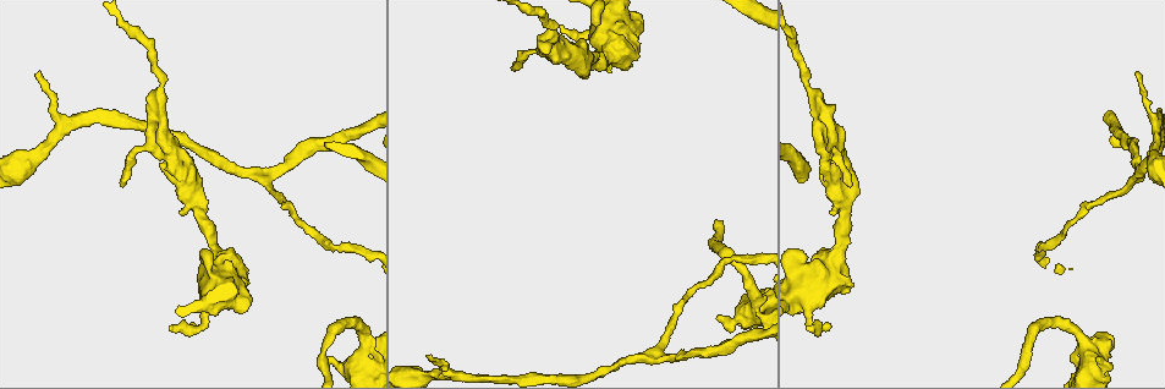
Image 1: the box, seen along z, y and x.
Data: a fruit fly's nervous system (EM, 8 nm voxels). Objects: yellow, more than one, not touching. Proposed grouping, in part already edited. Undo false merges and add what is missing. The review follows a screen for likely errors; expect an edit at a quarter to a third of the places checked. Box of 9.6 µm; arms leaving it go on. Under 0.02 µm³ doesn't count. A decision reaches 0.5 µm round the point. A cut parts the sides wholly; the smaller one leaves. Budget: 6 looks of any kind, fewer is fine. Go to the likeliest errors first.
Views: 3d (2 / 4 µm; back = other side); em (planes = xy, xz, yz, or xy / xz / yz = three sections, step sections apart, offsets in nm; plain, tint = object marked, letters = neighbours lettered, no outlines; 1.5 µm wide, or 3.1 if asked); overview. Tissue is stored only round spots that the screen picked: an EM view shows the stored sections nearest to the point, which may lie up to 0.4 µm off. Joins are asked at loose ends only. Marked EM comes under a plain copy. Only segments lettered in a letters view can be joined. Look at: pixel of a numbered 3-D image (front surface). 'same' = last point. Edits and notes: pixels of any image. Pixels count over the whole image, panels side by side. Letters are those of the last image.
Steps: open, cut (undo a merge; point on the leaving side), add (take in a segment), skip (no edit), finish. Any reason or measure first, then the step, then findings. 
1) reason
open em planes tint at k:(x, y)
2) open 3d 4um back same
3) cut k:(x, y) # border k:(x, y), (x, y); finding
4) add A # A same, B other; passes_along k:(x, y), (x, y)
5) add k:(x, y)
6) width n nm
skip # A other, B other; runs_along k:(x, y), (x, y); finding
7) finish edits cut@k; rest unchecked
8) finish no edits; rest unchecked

free end
open 3d 2um at 1:(561, 26)

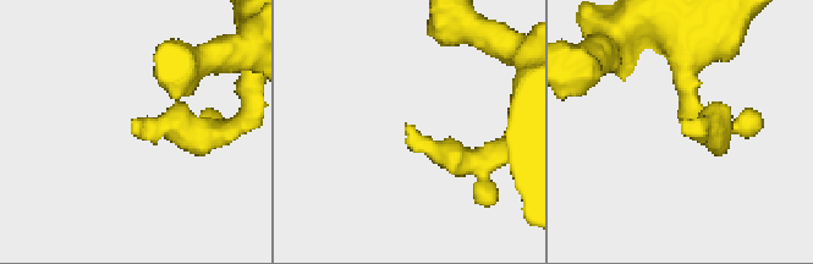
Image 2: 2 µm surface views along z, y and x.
now the EM
open em planes letters at 2:(132, 123)

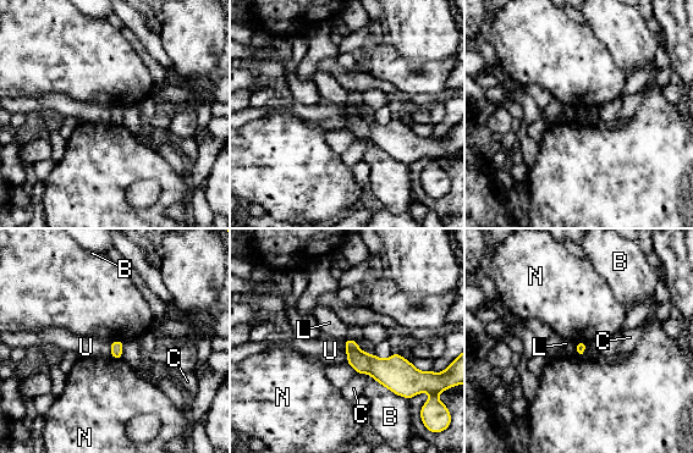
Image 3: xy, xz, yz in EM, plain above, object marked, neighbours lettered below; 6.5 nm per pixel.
skip # B other, C other, L other, N other, U other; border 3:(344, 340), (347, 360); none of them fits

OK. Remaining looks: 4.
free end
open 3d 4um at 1:(1097, 360)

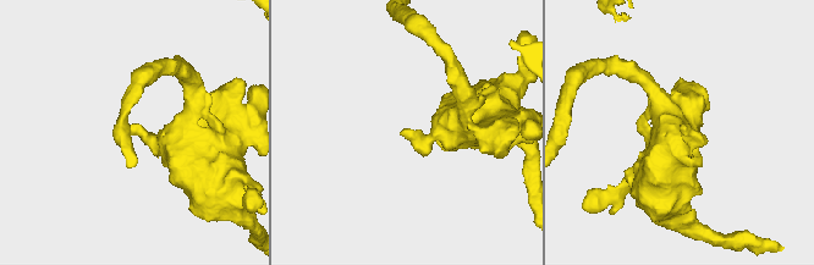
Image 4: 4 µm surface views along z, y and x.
open em xz step 4 letters at 4:(681, 127)

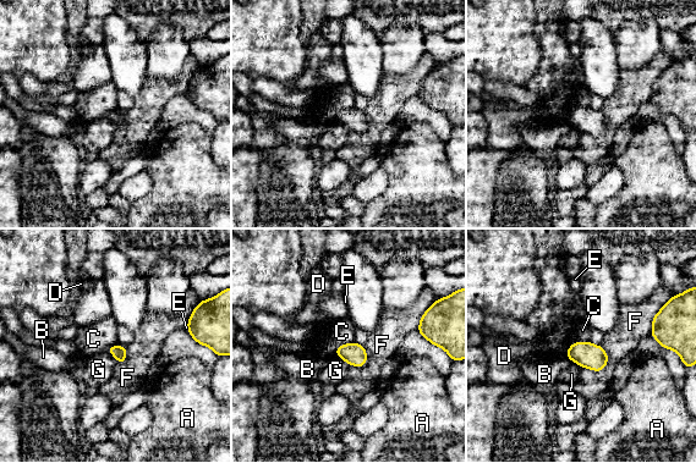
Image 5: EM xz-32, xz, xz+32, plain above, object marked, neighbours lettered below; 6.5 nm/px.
open em planes letters same

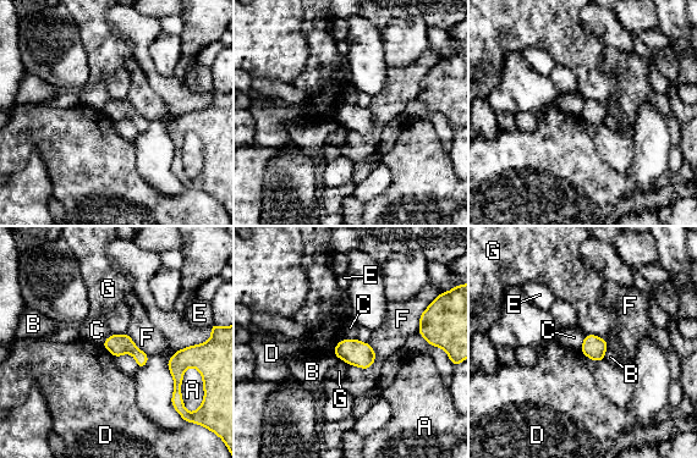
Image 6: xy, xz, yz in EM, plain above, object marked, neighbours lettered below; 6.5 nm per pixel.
skip # A other, B other, C other, D other, E other, F other, G other; border 6:(355, 337), (341, 340); none of them fits

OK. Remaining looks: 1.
finish no edits; rest unchecked

